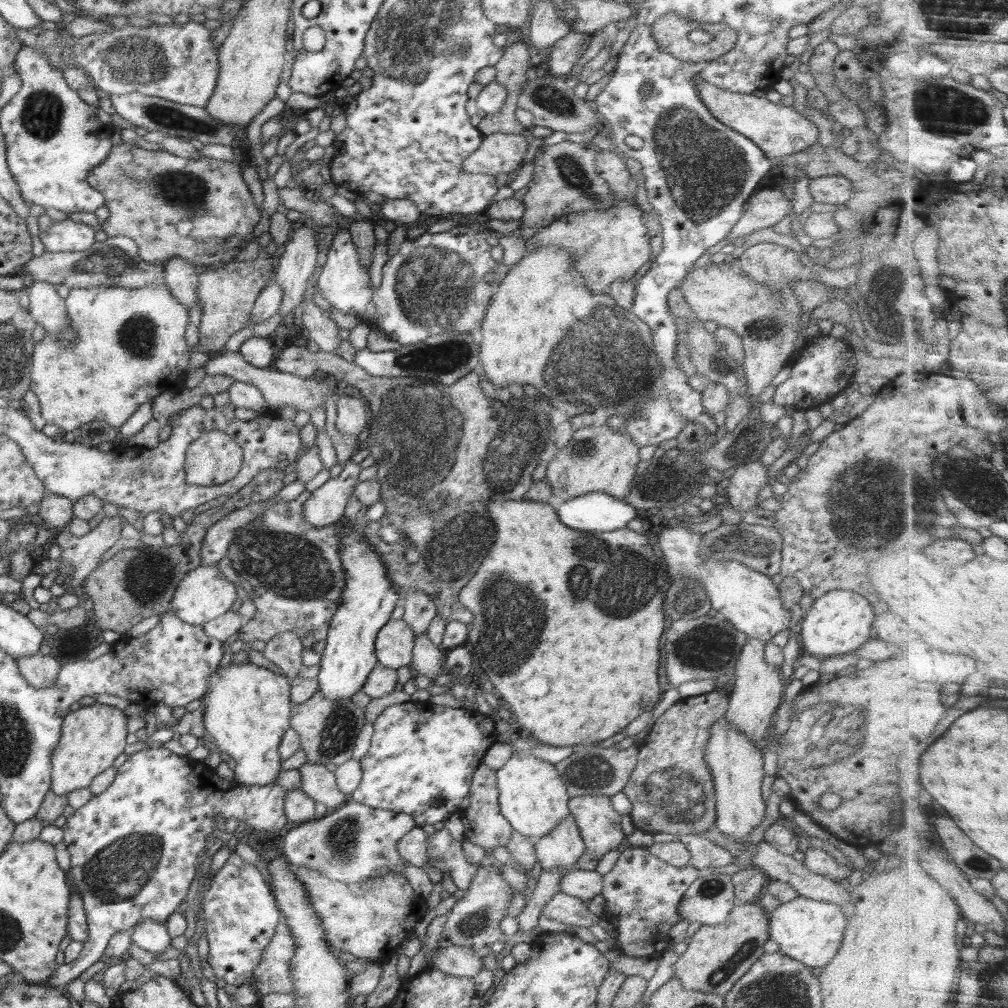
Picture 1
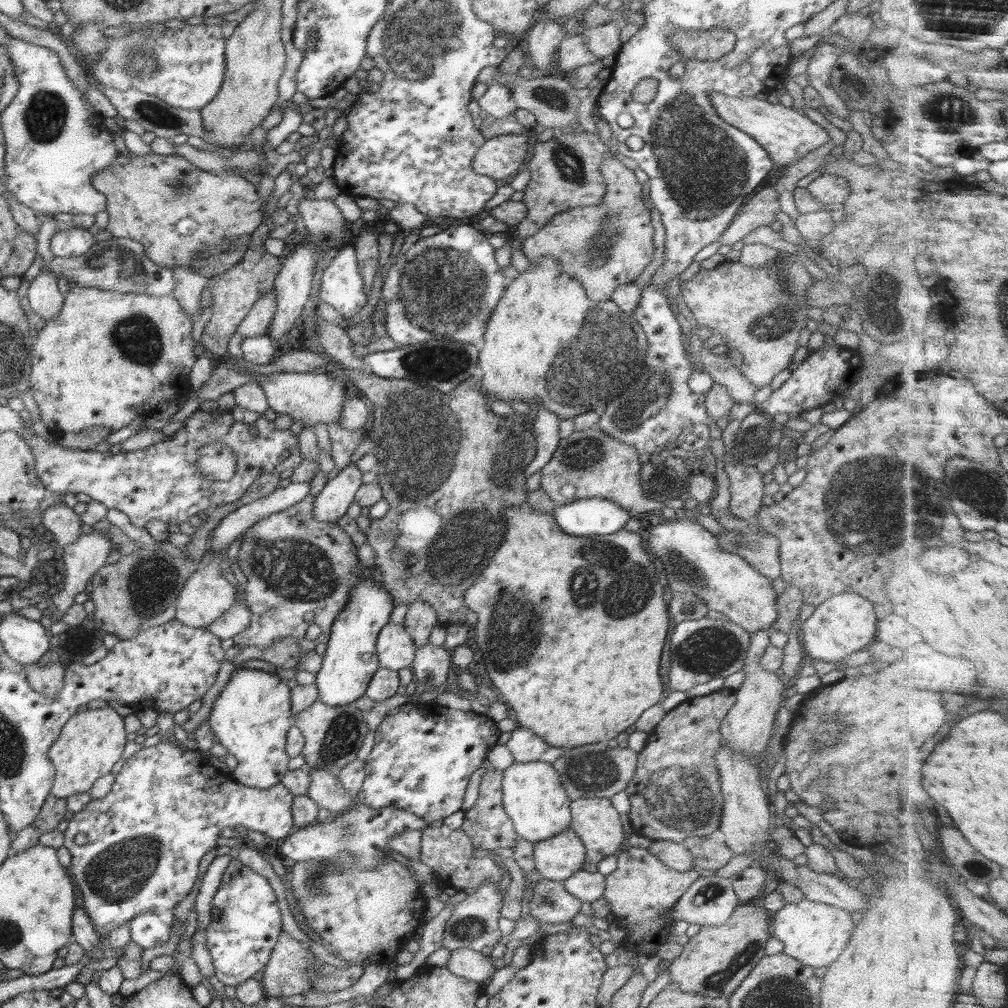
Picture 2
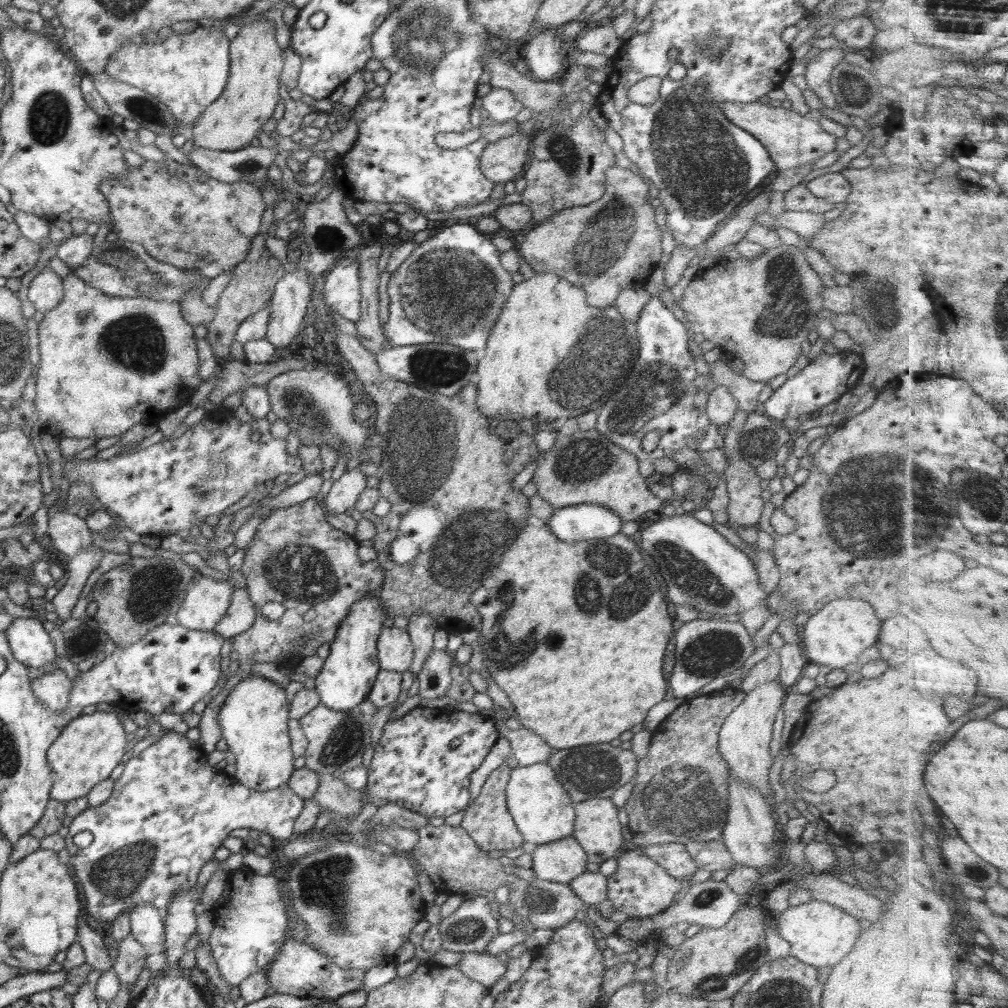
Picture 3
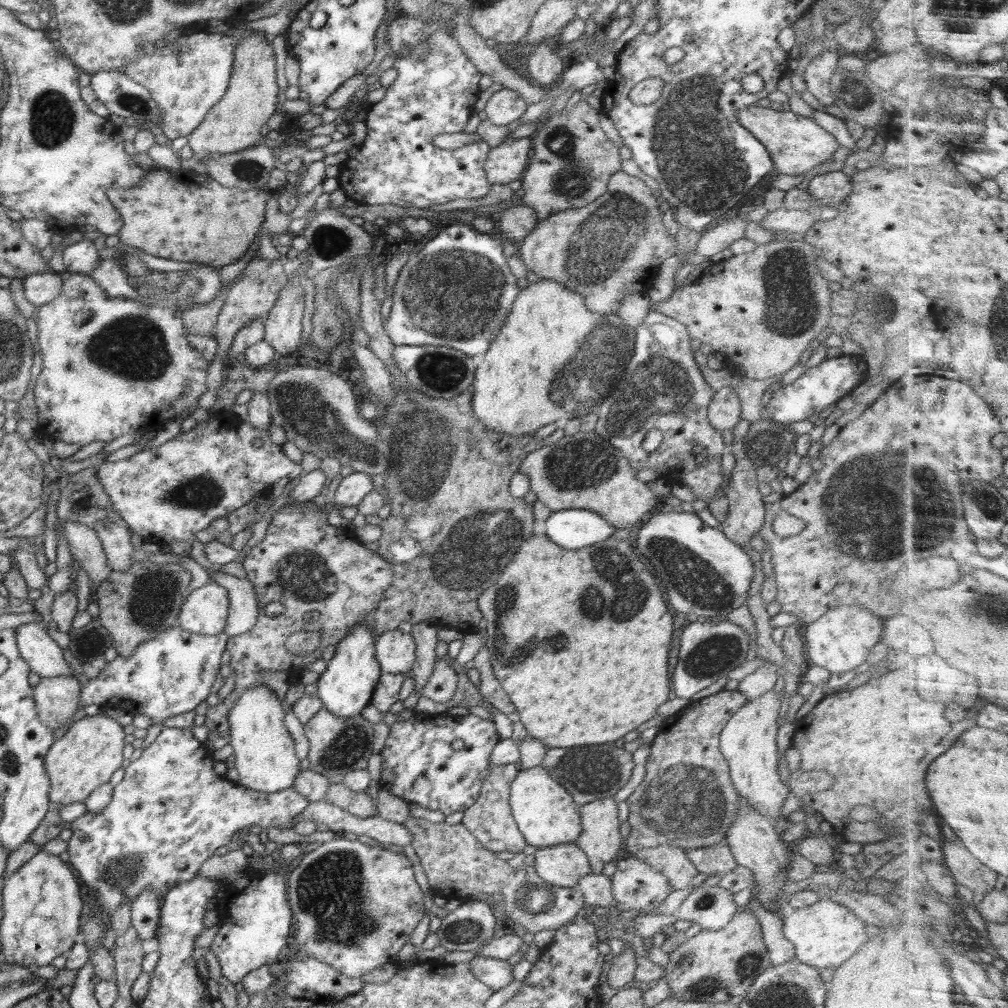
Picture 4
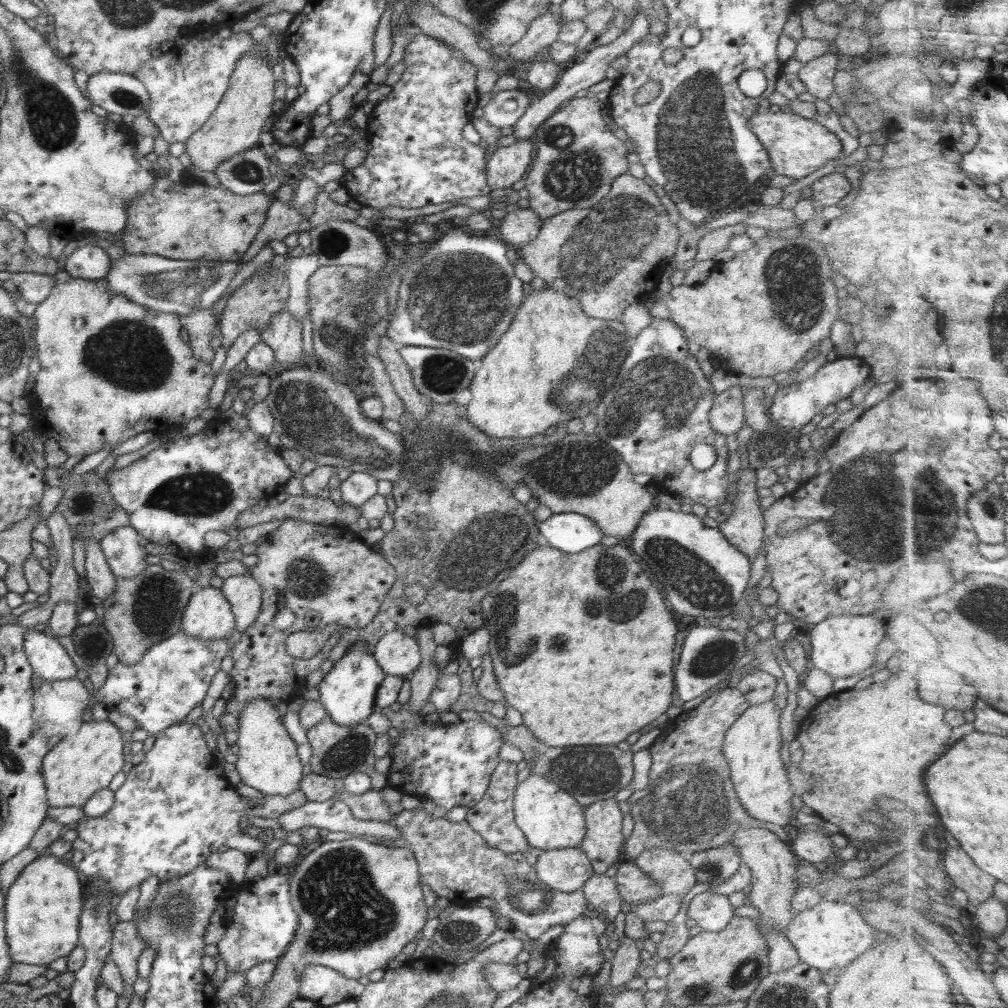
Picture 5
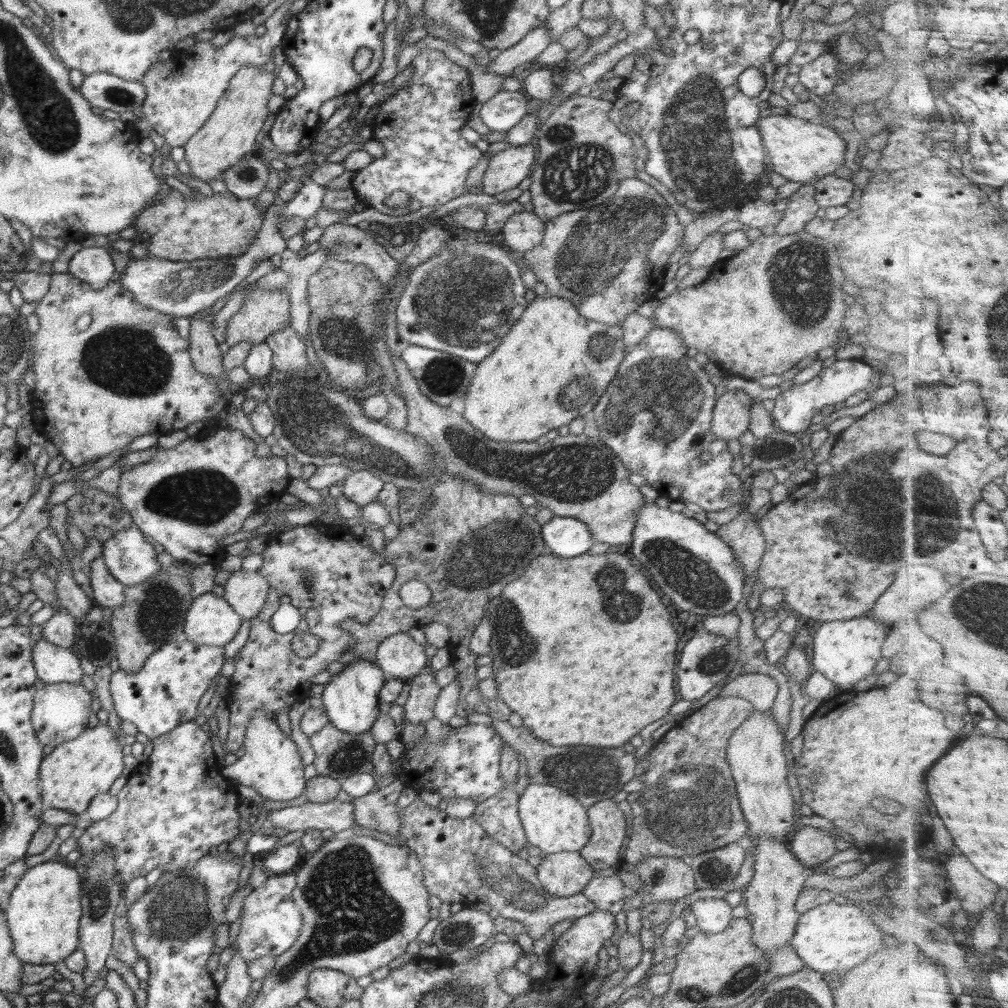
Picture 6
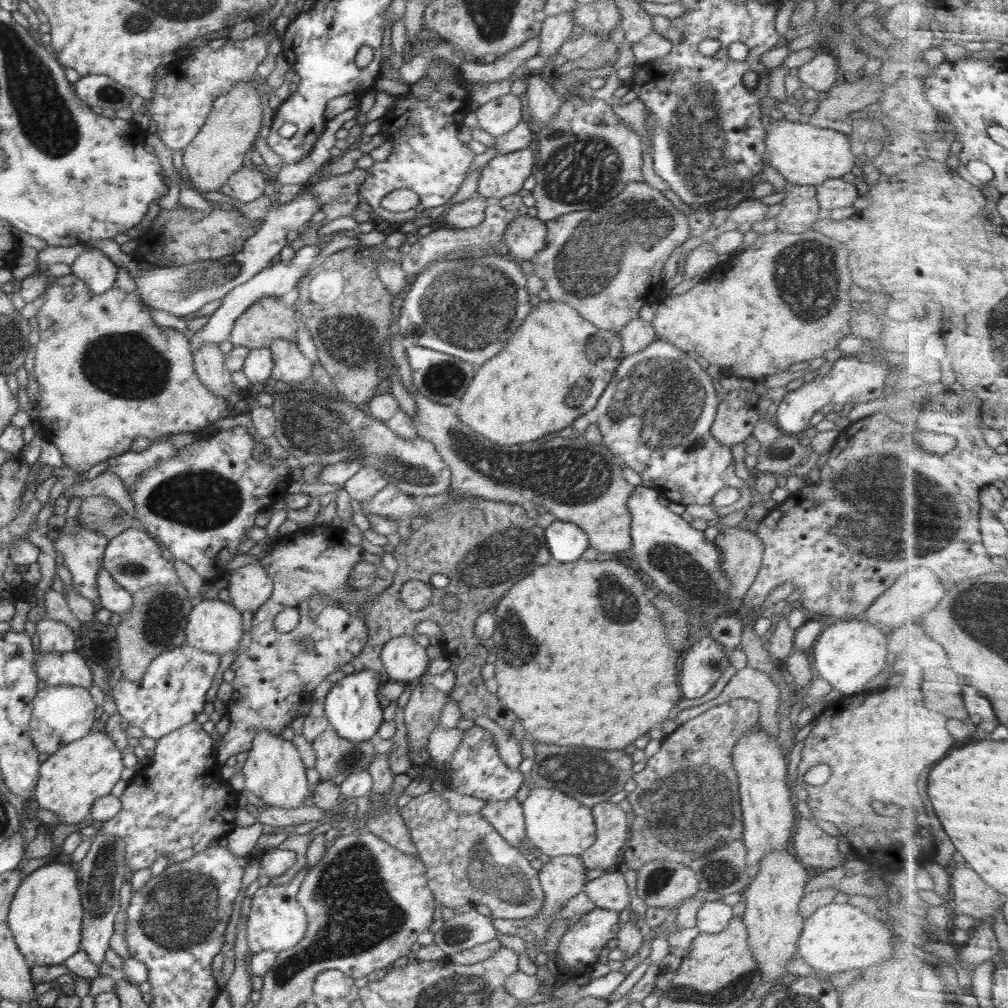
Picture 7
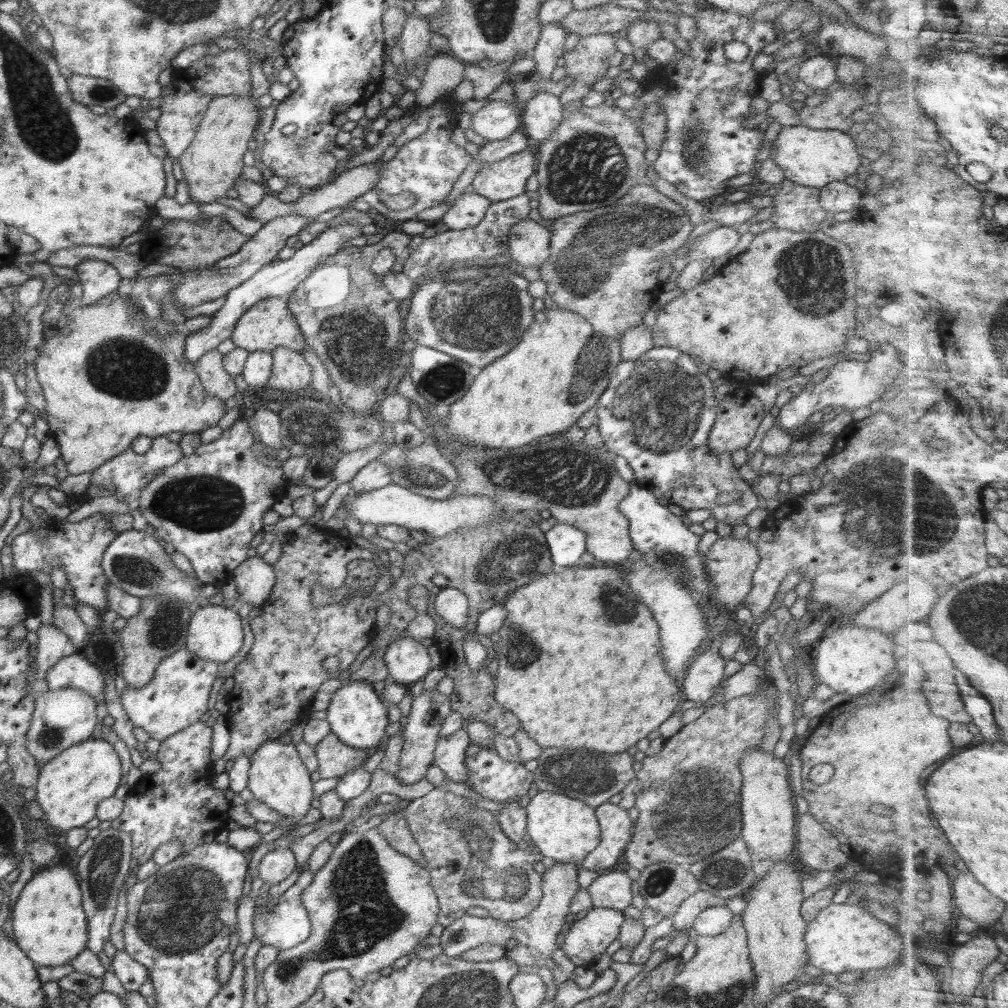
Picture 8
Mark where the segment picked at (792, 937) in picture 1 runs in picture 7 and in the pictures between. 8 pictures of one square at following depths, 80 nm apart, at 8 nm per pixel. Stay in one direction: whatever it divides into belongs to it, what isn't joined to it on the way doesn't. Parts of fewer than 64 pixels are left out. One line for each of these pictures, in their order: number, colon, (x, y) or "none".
2: (813, 932)
3: (820, 934)
4: (825, 934)
5: (830, 935)
6: (832, 936)
7: (837, 937)

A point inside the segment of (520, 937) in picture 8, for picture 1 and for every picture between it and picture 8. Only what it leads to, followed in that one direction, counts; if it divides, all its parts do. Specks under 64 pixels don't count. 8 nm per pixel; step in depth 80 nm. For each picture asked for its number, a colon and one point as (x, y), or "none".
1: (559, 851)
2: (556, 859)
3: (557, 862)
4: (563, 865)
5: (565, 870)
6: (562, 874)
7: (561, 878)

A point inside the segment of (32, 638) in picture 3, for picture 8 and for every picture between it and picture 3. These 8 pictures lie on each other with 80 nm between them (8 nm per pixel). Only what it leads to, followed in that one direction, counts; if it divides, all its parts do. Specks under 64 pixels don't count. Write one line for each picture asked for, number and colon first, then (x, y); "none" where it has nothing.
4: (44, 656)
5: (48, 658)
6: (53, 664)
7: (68, 668)
8: (74, 670)

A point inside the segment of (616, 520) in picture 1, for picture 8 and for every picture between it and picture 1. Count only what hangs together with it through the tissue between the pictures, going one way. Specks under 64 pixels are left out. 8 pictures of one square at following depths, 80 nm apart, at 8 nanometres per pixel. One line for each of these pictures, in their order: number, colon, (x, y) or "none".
2: (593, 516)
3: (573, 524)
4: (570, 528)
5: (569, 532)
6: (567, 537)
7: (566, 541)
8: (566, 543)

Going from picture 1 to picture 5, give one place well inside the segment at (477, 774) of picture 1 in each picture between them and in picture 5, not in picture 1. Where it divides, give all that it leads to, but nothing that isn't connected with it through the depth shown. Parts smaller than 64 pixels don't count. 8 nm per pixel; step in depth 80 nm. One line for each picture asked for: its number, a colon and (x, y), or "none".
2: (488, 826)
3: (487, 821)
4: (489, 819)
5: (493, 818)

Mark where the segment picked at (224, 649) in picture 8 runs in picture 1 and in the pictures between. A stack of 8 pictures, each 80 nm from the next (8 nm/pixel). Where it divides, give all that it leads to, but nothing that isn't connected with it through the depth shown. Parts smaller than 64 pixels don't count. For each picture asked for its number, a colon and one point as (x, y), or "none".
1: (204, 593)
2: (207, 594)
3: (206, 601)
4: (205, 610)
5: (208, 615)
6: (210, 620)
7: (213, 625)

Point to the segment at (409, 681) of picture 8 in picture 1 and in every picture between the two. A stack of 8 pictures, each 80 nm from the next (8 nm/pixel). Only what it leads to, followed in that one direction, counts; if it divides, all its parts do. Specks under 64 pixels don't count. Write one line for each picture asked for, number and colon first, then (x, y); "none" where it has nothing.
1: (394, 643)
2: (395, 649)
3: (395, 649)
4: (395, 651)
5: (398, 654)
6: (399, 656)
7: (405, 660)

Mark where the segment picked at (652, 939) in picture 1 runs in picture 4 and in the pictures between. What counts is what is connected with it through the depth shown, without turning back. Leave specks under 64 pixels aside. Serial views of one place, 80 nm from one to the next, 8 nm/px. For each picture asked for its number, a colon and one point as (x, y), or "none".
2: (642, 890)
3: (640, 887)
4: (636, 885)

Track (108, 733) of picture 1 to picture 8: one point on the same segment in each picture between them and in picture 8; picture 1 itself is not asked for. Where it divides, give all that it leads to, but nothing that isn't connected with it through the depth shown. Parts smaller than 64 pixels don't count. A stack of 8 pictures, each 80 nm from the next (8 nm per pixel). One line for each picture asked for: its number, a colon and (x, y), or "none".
2: (90, 743)
3: (90, 746)
4: (88, 754)
5: (77, 766)
6: (78, 769)
7: (70, 780)
8: (69, 788)

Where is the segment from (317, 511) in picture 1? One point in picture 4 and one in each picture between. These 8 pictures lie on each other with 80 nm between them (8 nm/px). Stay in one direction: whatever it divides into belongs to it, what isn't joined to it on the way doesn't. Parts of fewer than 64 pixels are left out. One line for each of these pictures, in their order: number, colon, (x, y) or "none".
2: (338, 494)
3: (344, 492)
4: (351, 489)

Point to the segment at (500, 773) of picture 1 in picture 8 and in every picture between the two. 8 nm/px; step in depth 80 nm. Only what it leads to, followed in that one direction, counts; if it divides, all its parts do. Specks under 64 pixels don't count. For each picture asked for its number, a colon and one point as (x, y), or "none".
2: (535, 800)
3: (543, 812)
4: (546, 814)
5: (551, 819)
6: (554, 821)
7: (559, 825)
8: (565, 829)

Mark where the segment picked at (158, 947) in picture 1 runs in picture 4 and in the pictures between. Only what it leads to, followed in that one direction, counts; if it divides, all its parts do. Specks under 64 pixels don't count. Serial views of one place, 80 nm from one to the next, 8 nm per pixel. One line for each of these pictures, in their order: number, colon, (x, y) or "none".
2: (147, 930)
3: (147, 927)
4: (145, 909)

